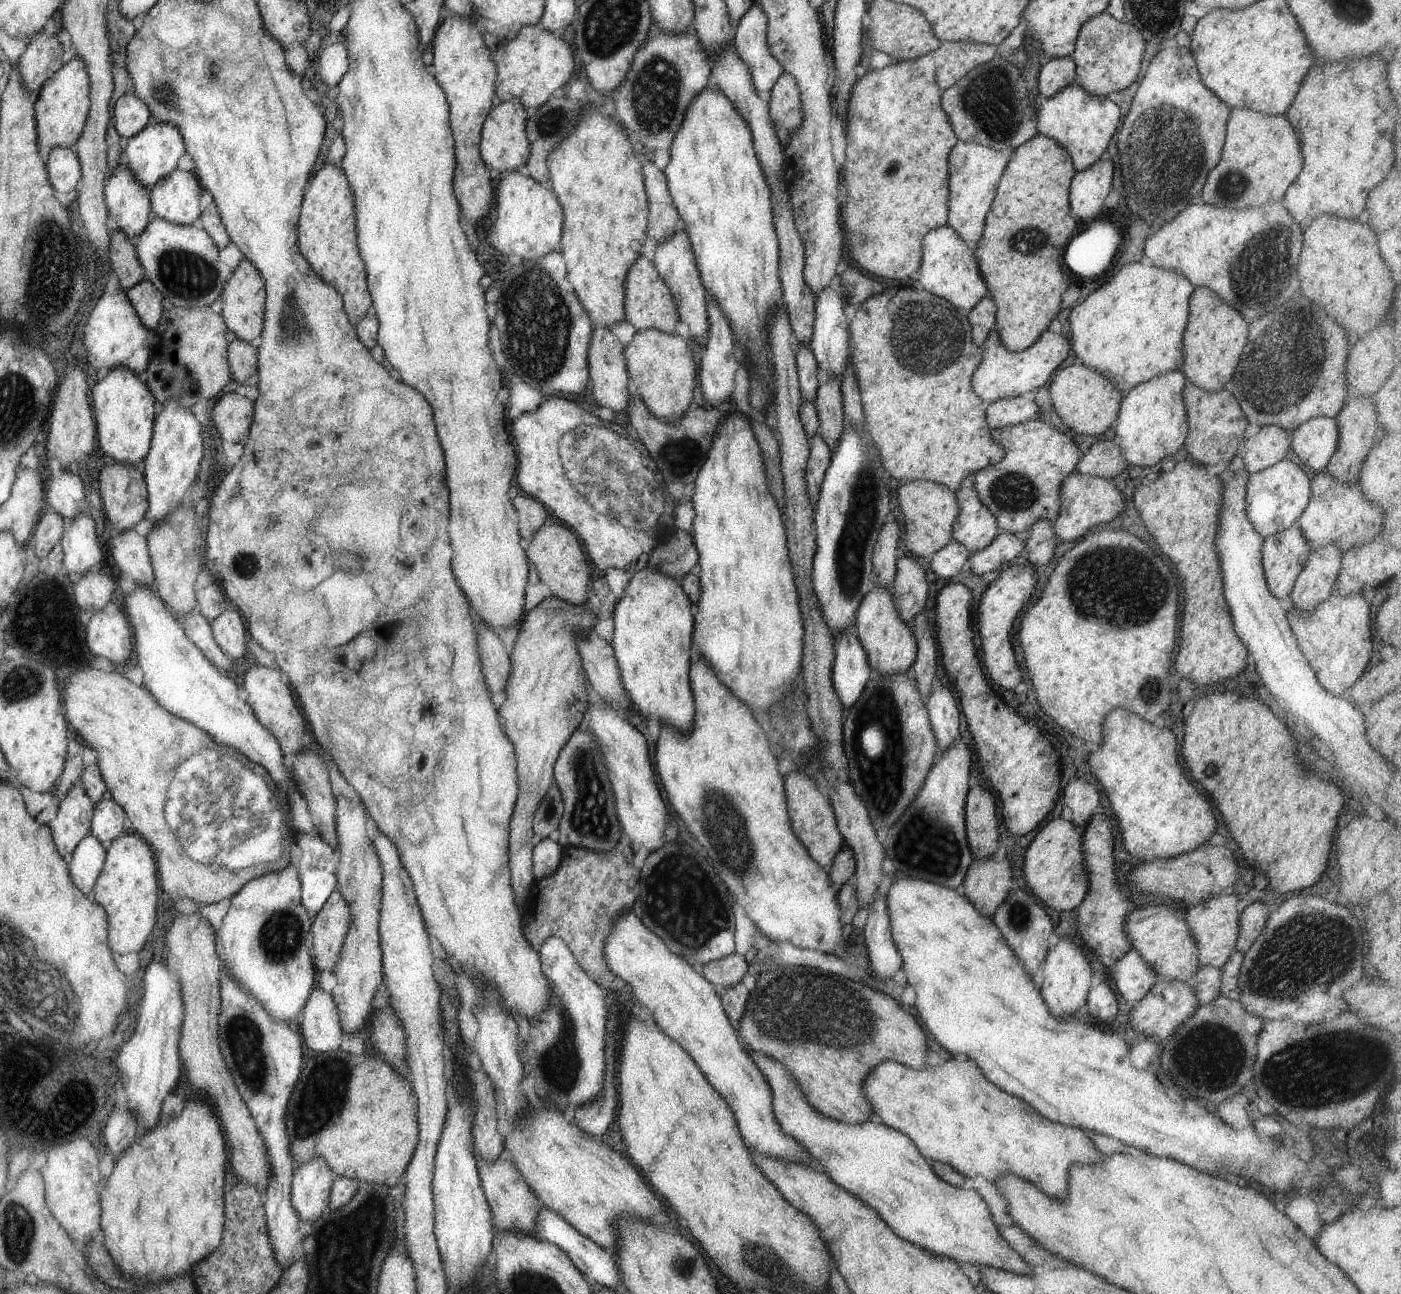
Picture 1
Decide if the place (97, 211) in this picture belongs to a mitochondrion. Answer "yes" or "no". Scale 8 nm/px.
no

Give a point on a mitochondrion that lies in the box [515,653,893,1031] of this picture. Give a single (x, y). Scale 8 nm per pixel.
(694, 931)

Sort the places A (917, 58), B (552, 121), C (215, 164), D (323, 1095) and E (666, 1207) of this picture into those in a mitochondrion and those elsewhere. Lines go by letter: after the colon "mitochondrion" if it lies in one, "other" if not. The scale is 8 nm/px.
A: other
B: mitochondrion
C: other
D: mitochondrion
E: other

